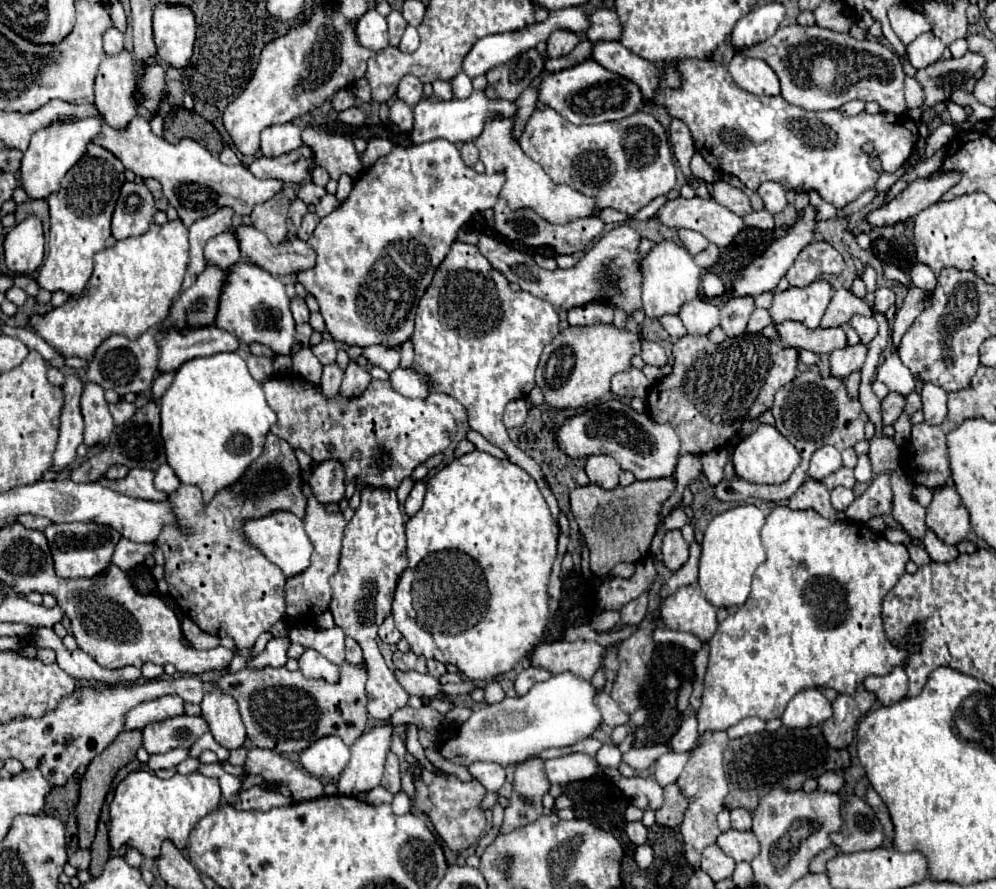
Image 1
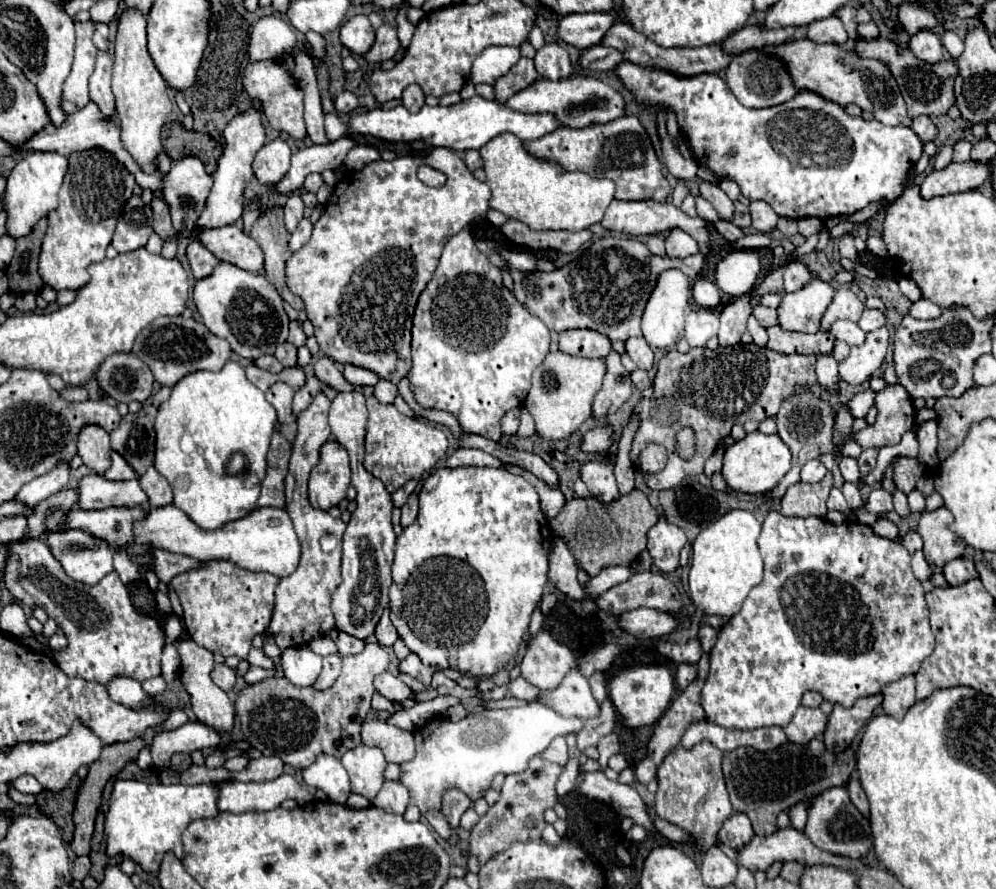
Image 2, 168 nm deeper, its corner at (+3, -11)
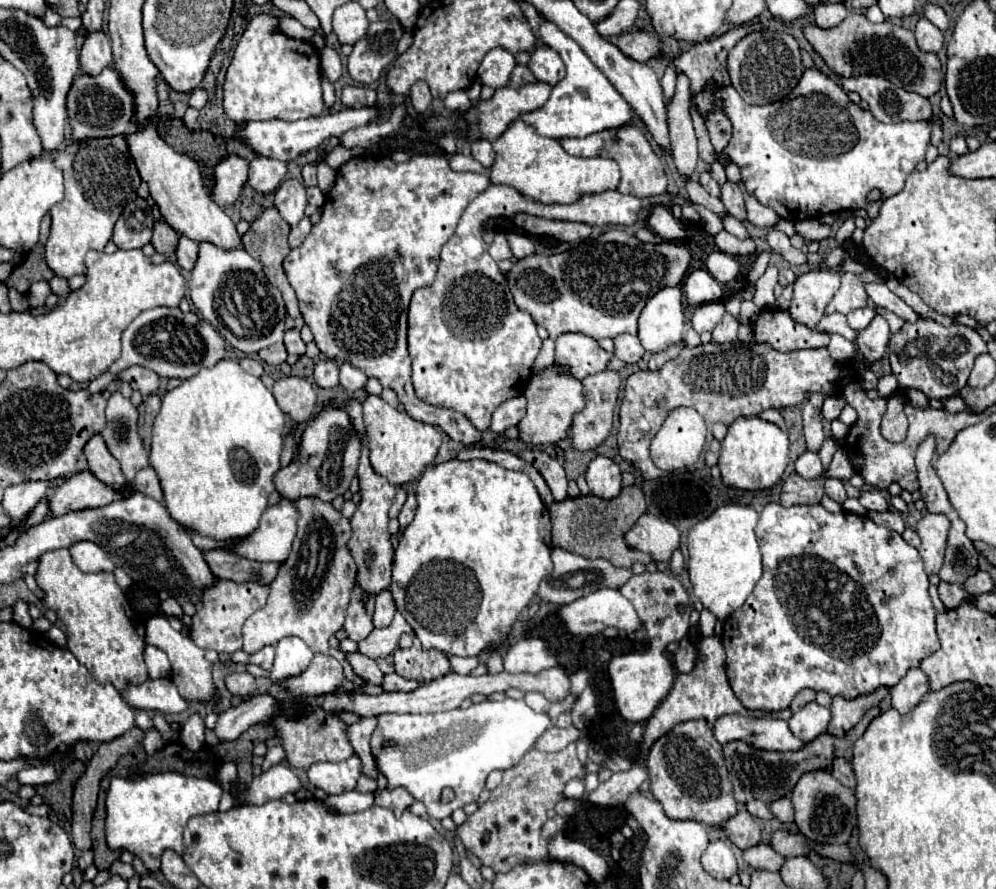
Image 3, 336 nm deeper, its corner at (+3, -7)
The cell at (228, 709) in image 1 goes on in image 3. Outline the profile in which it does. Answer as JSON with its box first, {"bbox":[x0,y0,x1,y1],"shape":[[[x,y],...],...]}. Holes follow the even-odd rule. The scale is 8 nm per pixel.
{"bbox":[145,615,217,701],"shape":[[[155,615],[155,617],[149,617],[145,623],[145,639],[147,639],[147,645],[155,645],[167,653],[167,657],[171,661],[171,681],[177,685],[181,697],[185,697],[189,701],[209,701],[209,699],[217,697],[217,691],[213,689],[213,681],[211,681],[213,665],[205,659],[205,651],[201,647],[197,647],[187,633],[175,631],[169,625],[167,617]]]}

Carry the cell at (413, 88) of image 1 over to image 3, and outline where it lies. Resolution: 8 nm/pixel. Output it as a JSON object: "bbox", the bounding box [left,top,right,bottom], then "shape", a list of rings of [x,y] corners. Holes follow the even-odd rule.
{"bbox":[409,81,431,113],"shape":[[[417,81],[413,87],[411,87],[411,93],[409,93],[409,99],[411,99],[411,105],[417,113],[425,113],[429,111],[429,105],[431,105],[431,91],[427,87],[425,81]]]}

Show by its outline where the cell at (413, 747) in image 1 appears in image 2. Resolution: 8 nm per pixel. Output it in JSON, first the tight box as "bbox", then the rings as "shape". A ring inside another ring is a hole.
{"bbox":[441,789,473,827],"shape":[[[449,789],[449,793],[443,795],[443,807],[441,807],[441,811],[443,811],[445,819],[447,819],[453,827],[457,827],[461,815],[463,815],[471,805],[473,805],[471,799],[467,799],[467,795],[463,795],[463,791],[459,791],[459,789]]]}

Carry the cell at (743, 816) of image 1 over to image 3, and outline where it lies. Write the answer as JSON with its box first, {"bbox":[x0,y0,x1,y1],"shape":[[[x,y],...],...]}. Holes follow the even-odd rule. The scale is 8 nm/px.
{"bbox":[723,809,761,849],"shape":[[[741,809],[735,817],[731,817],[723,825],[723,829],[727,831],[731,843],[735,843],[739,849],[747,849],[761,843],[761,829],[747,809]]]}

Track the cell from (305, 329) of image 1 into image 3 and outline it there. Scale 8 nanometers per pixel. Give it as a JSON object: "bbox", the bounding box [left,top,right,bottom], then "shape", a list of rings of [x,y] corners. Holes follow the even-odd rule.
{"bbox":[257,343,287,365],"shape":[[[275,343],[271,347],[265,347],[263,351],[257,351],[259,359],[269,363],[269,365],[281,365],[287,359],[287,351],[283,347],[283,343]]]}

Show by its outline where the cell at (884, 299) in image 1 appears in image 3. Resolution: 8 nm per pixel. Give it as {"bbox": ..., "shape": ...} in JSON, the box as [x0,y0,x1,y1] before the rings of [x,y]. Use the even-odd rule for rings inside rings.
{"bbox":[847,307,875,331],"shape":[[[871,307],[855,309],[855,311],[849,311],[849,313],[847,313],[847,323],[849,323],[849,327],[851,327],[853,331],[863,331],[863,329],[871,323],[873,315],[875,315],[875,311],[873,311]]]}

